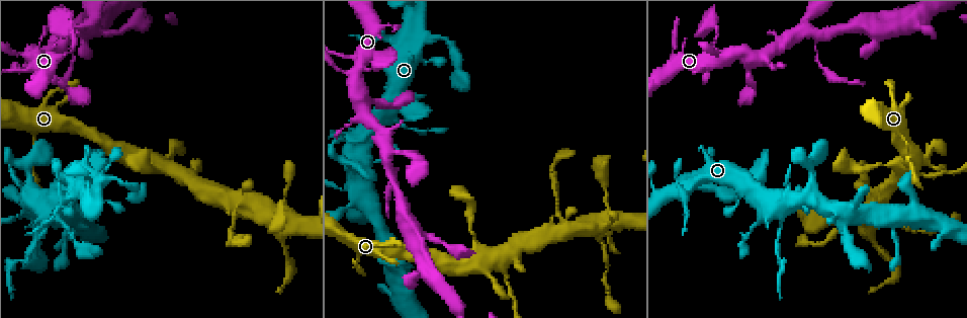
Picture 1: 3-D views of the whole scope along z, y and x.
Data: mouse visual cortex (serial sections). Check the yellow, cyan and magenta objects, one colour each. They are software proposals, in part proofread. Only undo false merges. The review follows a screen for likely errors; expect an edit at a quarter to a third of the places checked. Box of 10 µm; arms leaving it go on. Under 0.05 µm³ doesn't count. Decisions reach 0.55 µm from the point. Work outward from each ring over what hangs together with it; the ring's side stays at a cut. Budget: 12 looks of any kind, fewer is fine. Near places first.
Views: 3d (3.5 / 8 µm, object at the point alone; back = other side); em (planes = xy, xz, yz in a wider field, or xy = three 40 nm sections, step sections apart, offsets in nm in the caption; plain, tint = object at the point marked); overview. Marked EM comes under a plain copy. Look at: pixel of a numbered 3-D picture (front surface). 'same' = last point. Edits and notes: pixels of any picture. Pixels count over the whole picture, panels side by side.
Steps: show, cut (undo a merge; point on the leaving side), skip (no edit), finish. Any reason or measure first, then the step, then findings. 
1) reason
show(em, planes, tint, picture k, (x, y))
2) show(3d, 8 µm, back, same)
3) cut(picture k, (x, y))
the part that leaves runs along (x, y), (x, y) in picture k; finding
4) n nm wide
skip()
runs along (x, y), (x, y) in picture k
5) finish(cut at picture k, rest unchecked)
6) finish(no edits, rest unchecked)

thin arm on a thick one
show(3d, 3.5 µm, picture 1, (763, 213))

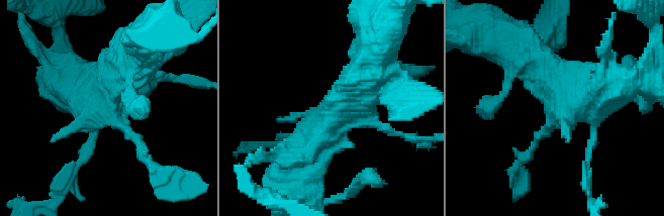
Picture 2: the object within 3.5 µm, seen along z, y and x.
show(em, xy, step 3, tint, picture 2, (111, 105))

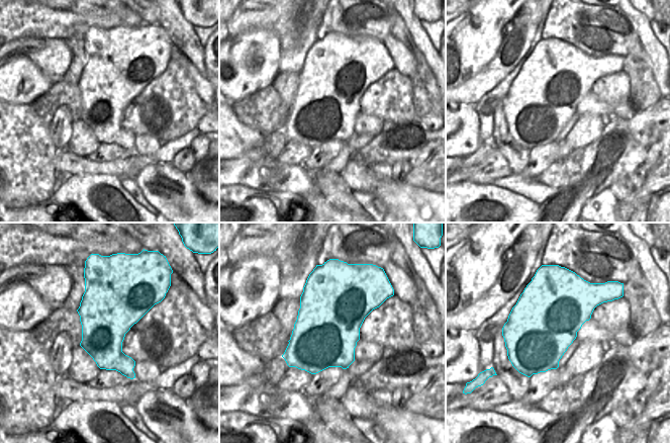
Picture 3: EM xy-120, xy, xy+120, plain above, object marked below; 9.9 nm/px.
skip()
runs along (365, 75), (293, 171) in picture 2; all the same cell

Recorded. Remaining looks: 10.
abrupt turn
show(3d, 3.5 µm, picture 1, (687, 192))

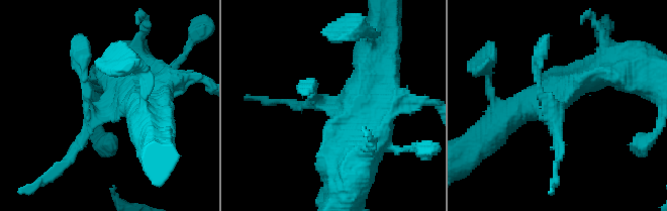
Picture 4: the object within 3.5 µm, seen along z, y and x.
shape alone is not enough
show(em, xy, step 3, tint, picture 4, (102, 105))

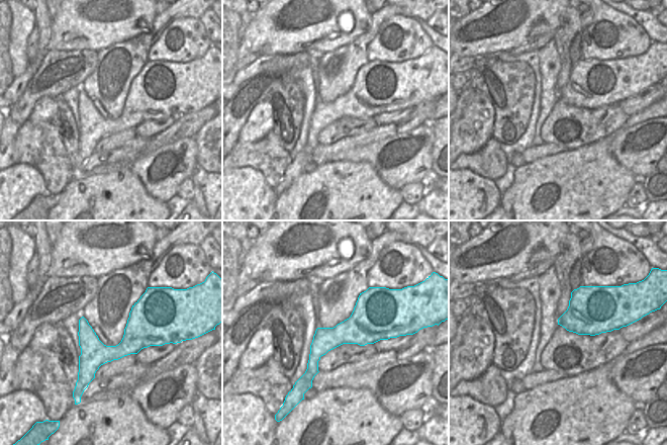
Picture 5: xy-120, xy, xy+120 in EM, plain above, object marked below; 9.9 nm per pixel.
skip()
one cell here

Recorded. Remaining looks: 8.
small branch off a trunk
show(3d, 3.5 µm, picture 1, (720, 52))

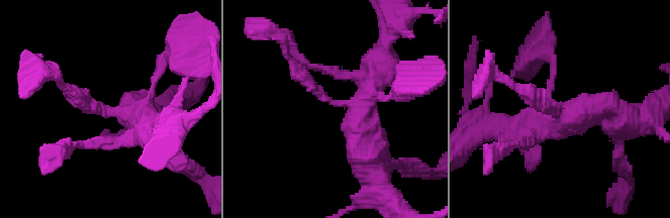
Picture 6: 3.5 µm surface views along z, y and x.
4 arms; arms of 100, 200, 350, 400 nm
show(em, xy, step 5, tint, picture 6, (113, 110))

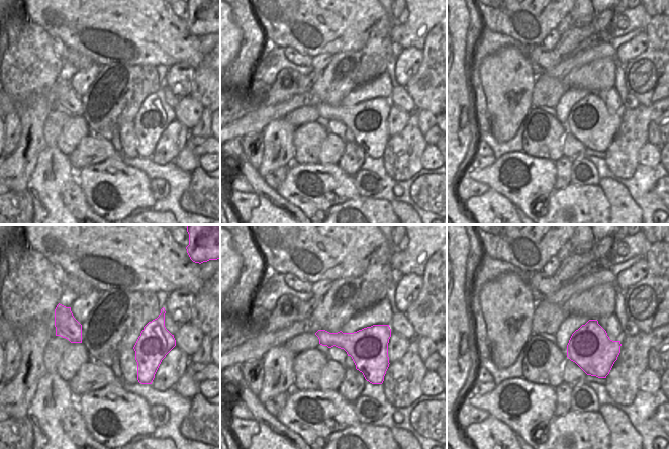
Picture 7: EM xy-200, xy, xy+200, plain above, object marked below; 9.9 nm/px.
skip()
continuous, no second cell

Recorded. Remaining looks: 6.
calibre changes
show(3d, 8 µm, picture 1, (75, 49))

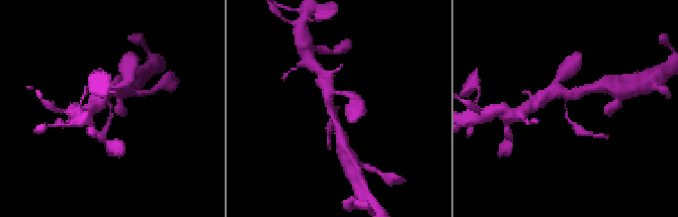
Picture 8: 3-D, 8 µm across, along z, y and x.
closer look
show(3d, 3.5 µm, back, same)

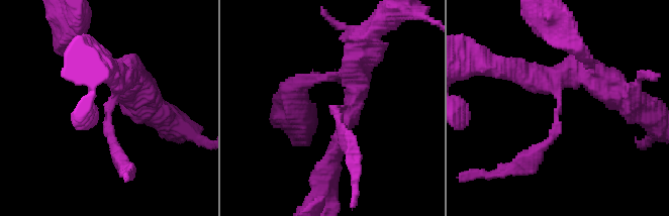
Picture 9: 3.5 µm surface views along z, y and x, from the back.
3 arms; arms of 150, 250, 300 nm; need the tissue
show(em, xy, step 1, tint, picture 9, (112, 106))

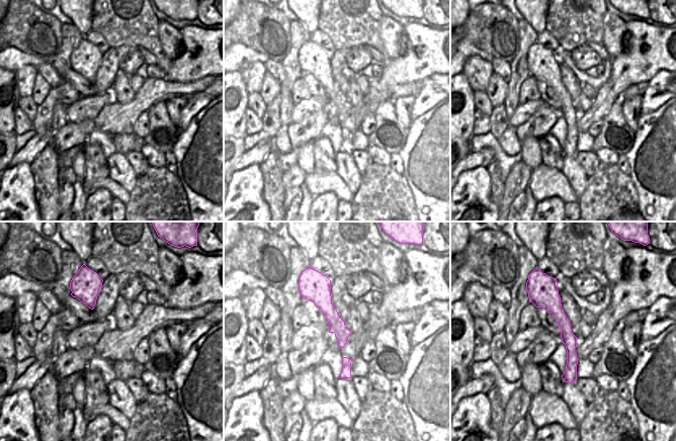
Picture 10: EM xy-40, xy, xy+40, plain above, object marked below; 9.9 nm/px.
cut(picture 9, (112, 138))
the part that leaves runs along (112, 104), (109, 138), (130, 170) in picture 9; two cells meet here

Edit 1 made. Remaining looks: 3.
see it whole again
show(overview)

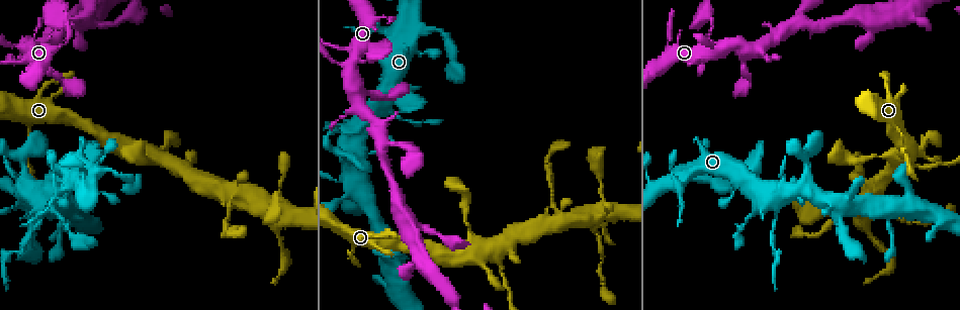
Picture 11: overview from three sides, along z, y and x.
branch point
show(3d, 3.5 µm, picture 11, (418, 226))

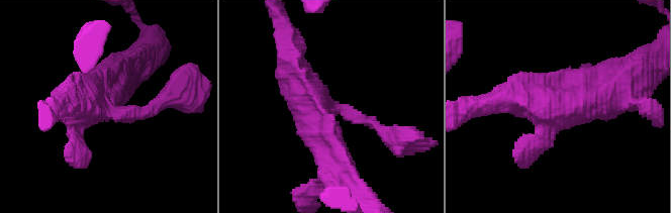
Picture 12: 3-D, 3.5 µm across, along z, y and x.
skip()
runs along (292, 59), (339, 175) in picture 12; one cell here

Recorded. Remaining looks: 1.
finish(cut at picture 9, rest unchecked)

